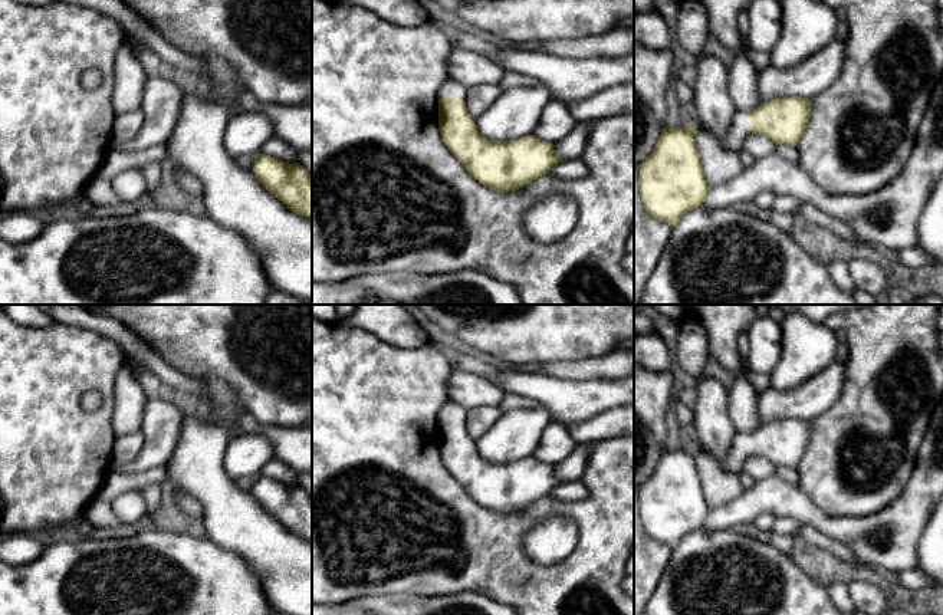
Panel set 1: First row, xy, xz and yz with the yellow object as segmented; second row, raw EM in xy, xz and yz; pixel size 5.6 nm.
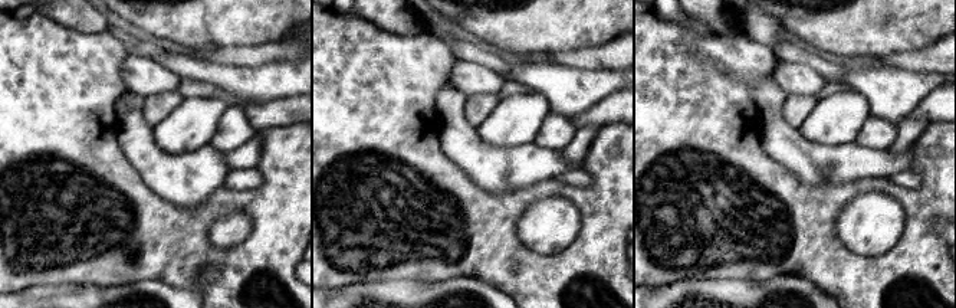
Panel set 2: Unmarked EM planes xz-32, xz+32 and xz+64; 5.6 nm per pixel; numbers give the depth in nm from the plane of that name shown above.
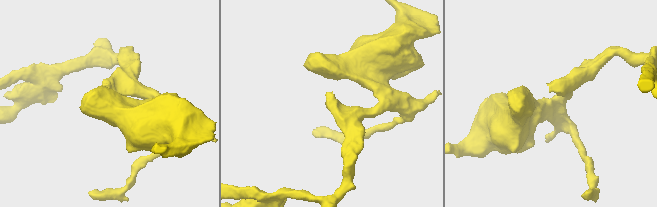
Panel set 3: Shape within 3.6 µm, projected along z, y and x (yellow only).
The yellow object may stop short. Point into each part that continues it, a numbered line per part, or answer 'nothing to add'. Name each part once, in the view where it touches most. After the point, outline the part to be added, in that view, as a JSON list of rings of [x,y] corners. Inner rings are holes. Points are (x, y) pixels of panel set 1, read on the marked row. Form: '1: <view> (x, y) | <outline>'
1: xz (450, 88) | [[[447,79],[438,89],[438,99],[444,98],[444,96],[453,96],[460,101],[466,101],[467,88],[464,88],[463,85],[454,82],[451,79]]]

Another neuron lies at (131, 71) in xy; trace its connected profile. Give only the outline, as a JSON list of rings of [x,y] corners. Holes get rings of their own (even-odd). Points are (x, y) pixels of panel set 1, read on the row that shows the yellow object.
[[[125,39],[118,49],[114,66],[114,109],[116,115],[125,115],[141,109],[142,91],[151,73],[144,55],[138,55],[138,46]]]

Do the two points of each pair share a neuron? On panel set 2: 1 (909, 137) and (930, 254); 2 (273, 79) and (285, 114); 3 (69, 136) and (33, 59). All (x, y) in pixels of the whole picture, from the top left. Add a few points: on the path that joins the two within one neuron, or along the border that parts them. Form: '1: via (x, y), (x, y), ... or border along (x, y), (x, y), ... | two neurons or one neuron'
1: border along (929, 123), (912, 144) | two neurons
2: border along (296, 95), (247, 107) | two neurons
3: via (51, 117), (33, 100), (33, 78) | one neuron

